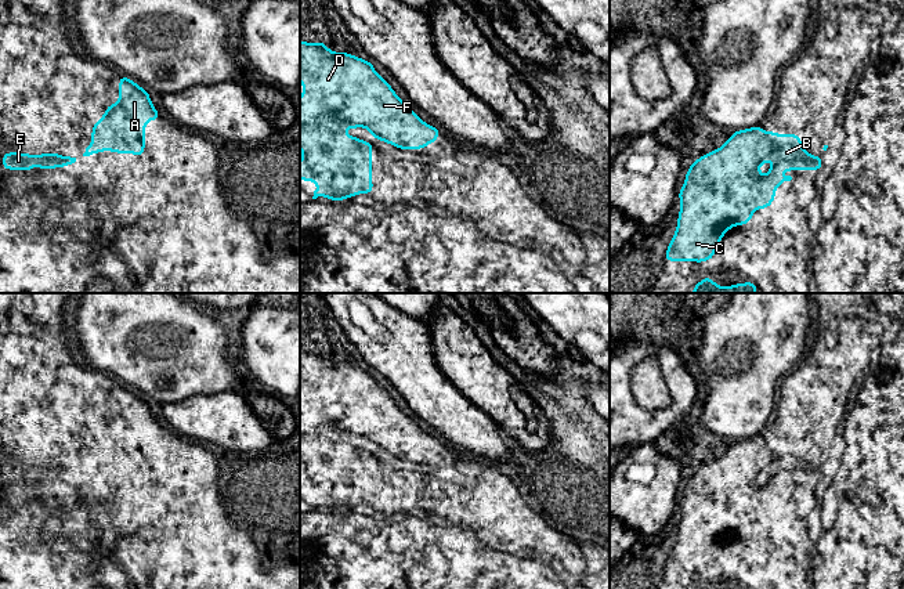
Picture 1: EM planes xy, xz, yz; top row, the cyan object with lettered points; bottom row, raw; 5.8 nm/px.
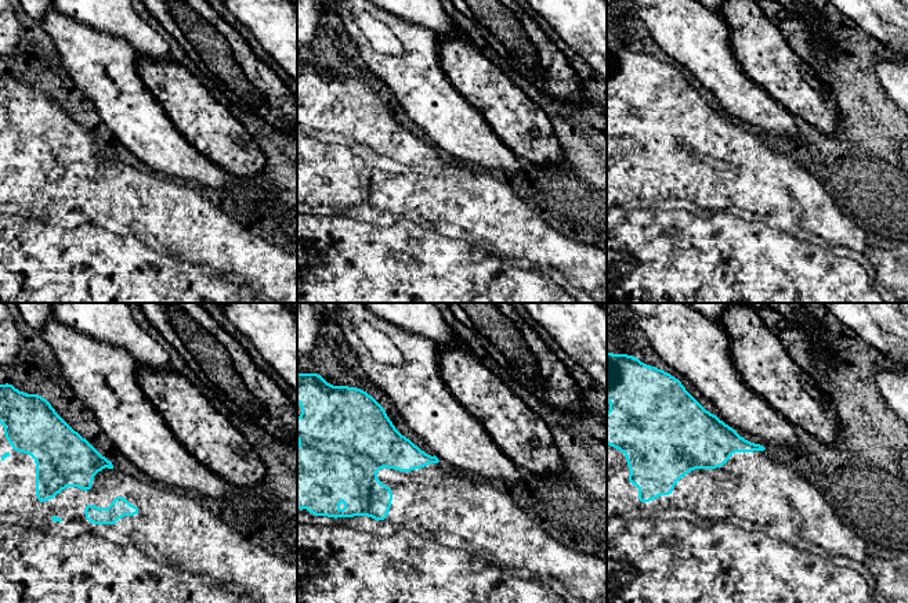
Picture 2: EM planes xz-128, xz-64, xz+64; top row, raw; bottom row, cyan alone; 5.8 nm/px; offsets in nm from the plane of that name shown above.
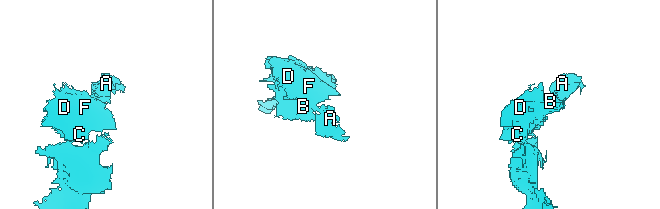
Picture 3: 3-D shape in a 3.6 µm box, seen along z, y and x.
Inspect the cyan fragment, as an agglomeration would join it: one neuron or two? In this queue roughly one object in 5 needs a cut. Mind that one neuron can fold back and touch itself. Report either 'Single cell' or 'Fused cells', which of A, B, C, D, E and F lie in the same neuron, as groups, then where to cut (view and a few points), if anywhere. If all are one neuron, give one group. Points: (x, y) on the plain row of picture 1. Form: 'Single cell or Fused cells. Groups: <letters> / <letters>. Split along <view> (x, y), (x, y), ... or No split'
Single cell. Groups: A B C D E F. No split

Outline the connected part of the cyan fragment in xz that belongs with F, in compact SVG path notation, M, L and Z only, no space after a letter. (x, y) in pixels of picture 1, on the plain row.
M325 348L319 353L305 353L300 350L300 390L303 391L303 406L300 408L300 442L303 448L300 449L300 458L303 459L303 470L300 471L300 491L312 491L319 495L318 499L314 501L312 509L318 506L326 506L329 510L348 510L350 507L358 503L370 503L373 505L373 492L372 492L372 460L373 454L365 452L357 447L348 447L343 440L346 437L357 438L366 437L369 442L373 444L373 448L382 449L386 454L393 454L397 459L423 459L430 452L438 451L440 436L431 437L424 433L393 400L393 397L373 379L372 371L365 371L348 362L333 362L326 354Z

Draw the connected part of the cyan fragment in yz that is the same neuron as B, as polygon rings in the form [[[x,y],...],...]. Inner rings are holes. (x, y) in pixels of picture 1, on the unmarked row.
[[[762,433],[752,438],[733,441],[726,454],[698,467],[688,478],[684,495],[679,499],[681,517],[679,520],[676,542],[665,561],[665,570],[709,571],[720,548],[734,535],[746,535],[753,528],[755,518],[769,518],[775,509],[775,498],[791,485],[778,485],[778,480],[813,480],[822,477],[822,465],[811,466],[800,456],[799,444],[775,444],[762,441]],[[767,469],[774,473],[767,485],[759,484],[759,476]]]

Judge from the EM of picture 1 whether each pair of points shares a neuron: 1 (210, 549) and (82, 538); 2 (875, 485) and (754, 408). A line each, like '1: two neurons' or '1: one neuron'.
1: one neuron
2: two neurons

